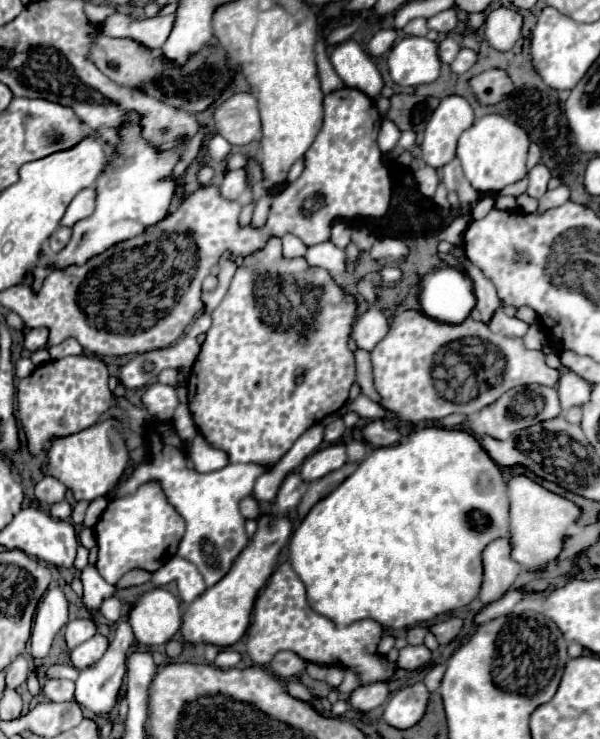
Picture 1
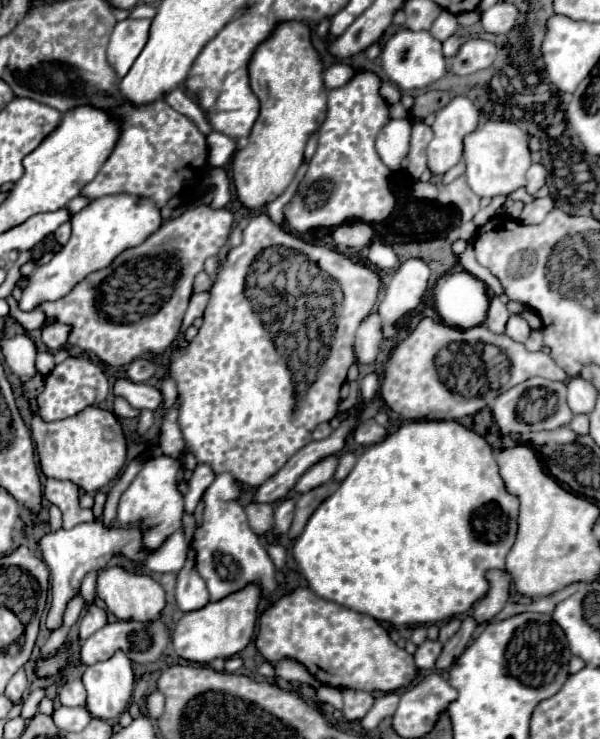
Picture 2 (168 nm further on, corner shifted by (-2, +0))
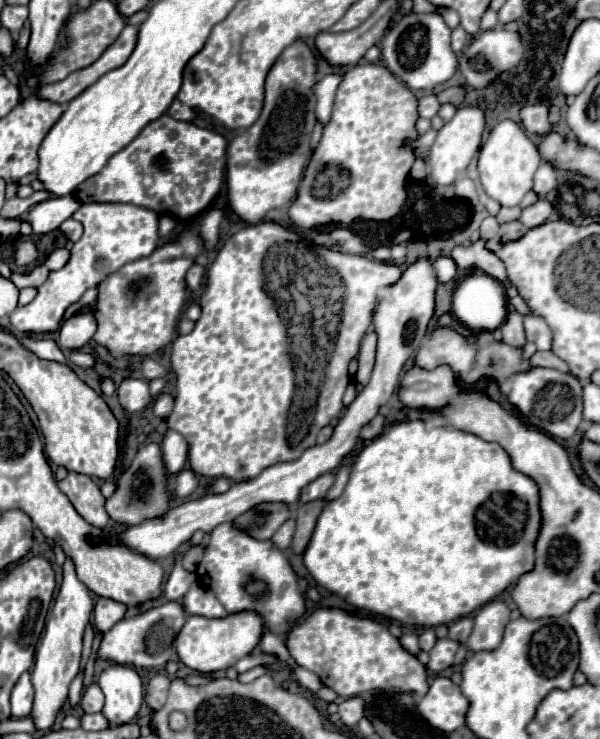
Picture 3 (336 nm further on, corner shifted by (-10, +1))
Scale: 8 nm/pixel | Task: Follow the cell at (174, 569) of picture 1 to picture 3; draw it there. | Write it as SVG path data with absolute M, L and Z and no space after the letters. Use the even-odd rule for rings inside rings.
M193 584L189 592L183 596L183 608L187 614L199 614L205 618L221 618L227 616L227 610L219 604L215 594L209 588Z

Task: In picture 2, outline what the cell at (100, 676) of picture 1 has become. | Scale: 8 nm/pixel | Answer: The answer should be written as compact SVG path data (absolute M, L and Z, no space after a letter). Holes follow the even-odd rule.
M125 653L85 669L83 685L87 689L87 709L97 719L117 719L129 705L133 693L133 667Z

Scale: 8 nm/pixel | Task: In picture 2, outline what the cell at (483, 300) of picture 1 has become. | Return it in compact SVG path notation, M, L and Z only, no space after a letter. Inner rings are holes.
M493 297L493 299L491 299L491 305L489 305L489 311L487 311L485 325L487 325L493 333L501 335L501 333L505 333L505 325L507 325L509 315L511 315L511 313L507 311L505 303L503 303L499 297Z

